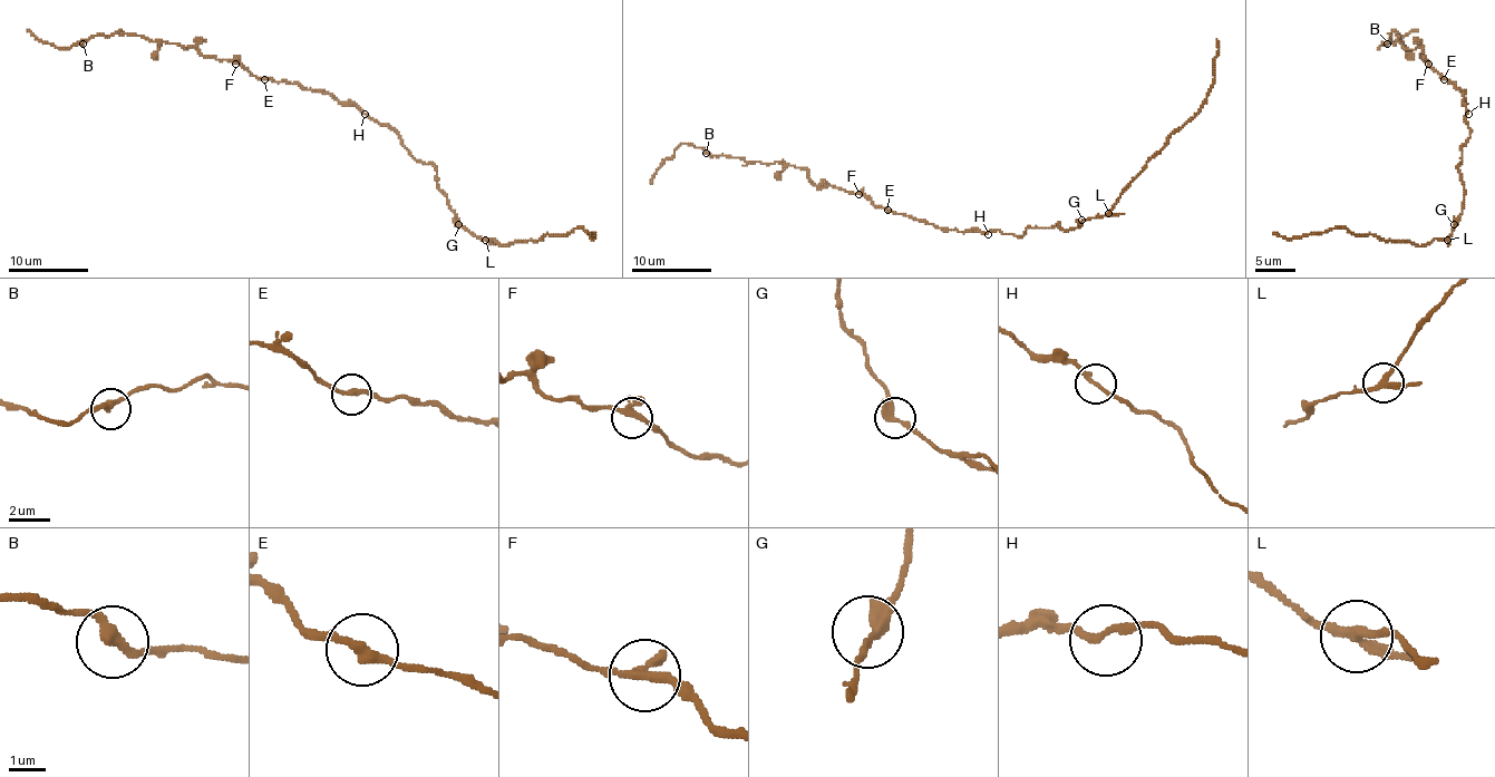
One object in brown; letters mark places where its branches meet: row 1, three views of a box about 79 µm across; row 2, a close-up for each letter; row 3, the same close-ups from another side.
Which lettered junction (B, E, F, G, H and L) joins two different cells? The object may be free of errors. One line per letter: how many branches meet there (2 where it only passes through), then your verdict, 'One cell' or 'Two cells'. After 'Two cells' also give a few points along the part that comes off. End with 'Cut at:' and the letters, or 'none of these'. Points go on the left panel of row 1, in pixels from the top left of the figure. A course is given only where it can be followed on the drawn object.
B: Branches: 2. One cell
E: Branches: 2. One cell
F: Branches: 3. One cell
G: Branches: 2. One cell
H: Branches: 2. One cell
L: Branches: 3. Two cells. Course of the part to remove: (485, 240), (493, 239), (507, 246), (537, 240), (543, 234), (570, 234), (575, 229), (593, 239), (593, 232)
Cut at: L

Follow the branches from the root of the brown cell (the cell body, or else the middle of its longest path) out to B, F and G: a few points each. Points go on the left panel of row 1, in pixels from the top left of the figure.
B: (365, 114), (328, 94), (255, 77), (238, 64), (202, 56), (194, 47), (122, 31), (91, 36), (83, 44)
F: (365, 114), (352, 104), (340, 104), (328, 94), (304, 89), (295, 84), (255, 77), (235, 64)
G: (365, 114), (380, 124), (388, 124), (400, 144), (417, 159), (435, 168), (437, 184), (458, 224)

